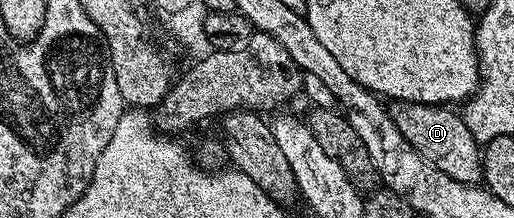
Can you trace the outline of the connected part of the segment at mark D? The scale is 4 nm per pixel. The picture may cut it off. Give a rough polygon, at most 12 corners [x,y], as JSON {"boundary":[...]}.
{"boundary":[[394,102],[400,134],[436,170],[482,180],[480,145],[453,107]]}

